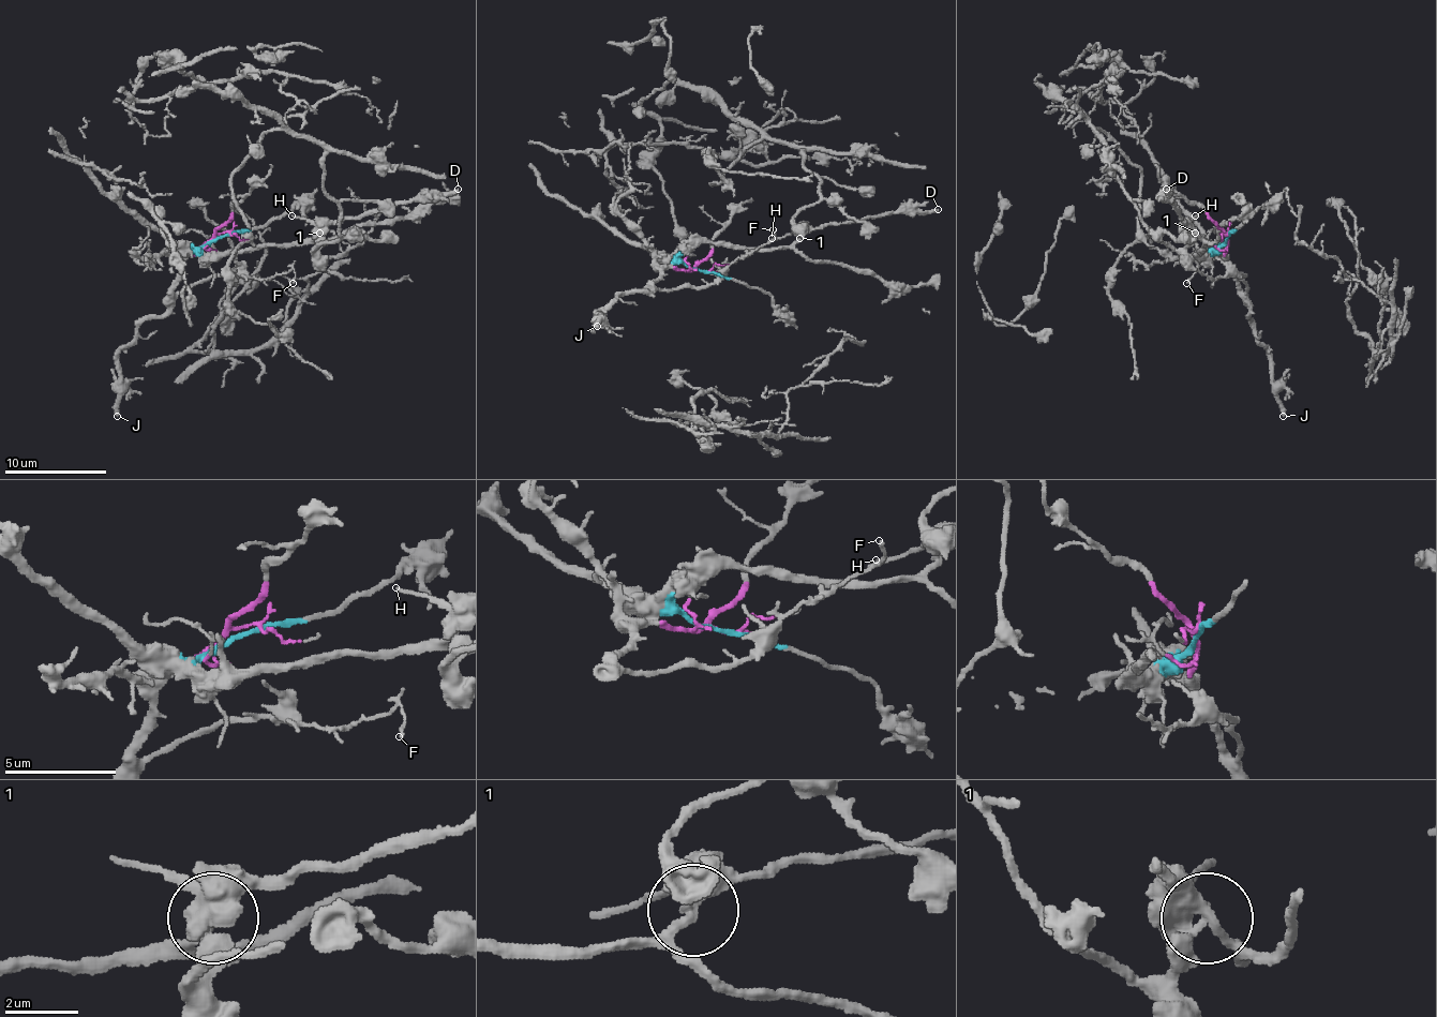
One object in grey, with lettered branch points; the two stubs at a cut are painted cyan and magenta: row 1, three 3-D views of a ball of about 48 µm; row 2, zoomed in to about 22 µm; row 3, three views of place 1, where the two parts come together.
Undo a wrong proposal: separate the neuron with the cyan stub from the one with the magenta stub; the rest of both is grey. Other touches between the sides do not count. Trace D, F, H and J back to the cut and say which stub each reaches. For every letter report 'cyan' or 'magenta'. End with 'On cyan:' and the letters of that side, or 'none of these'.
D: cyan
F: magenta
H: cyan
J: magenta
On cyan: D, H

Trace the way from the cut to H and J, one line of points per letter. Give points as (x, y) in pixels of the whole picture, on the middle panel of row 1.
H: (700, 270), (679, 257), (687, 247), (728, 241), (756, 250), (789, 247), (798, 239), (796, 234), (771, 239)
J: (700, 270), (667, 267), (648, 290), (620, 293), (598, 313), (598, 326)

